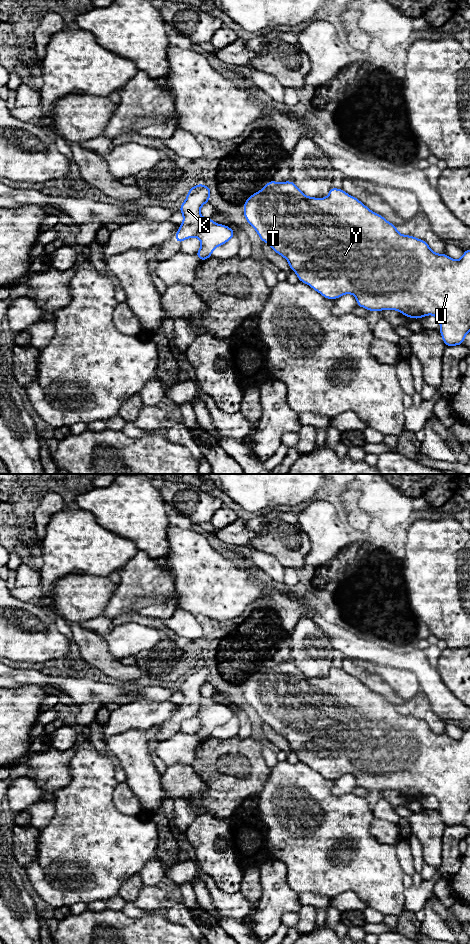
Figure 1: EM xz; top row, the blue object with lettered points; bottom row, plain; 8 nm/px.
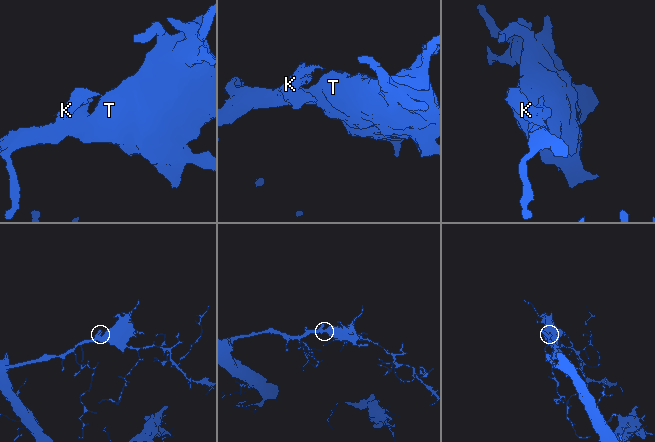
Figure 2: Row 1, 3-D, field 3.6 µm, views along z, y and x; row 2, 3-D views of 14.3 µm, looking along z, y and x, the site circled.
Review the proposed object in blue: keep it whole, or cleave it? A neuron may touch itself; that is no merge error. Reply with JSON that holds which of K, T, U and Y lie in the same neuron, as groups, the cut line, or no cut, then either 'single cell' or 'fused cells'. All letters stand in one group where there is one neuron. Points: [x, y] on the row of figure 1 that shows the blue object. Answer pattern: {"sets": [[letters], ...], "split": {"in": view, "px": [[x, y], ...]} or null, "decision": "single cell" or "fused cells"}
{"sets": [["K"], ["T", "U", "Y"]], "split": {"in": "xz", "px": [[201, 216], [199, 230], [194, 236]]}, "decision": "fused cells"}

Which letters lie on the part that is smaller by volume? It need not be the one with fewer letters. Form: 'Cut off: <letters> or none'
Cut off: K

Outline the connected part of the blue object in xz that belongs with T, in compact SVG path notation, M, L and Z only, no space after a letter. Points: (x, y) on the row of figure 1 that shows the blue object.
M271 180L244 202L243 214L248 224L264 241L284 257L300 282L308 284L326 299L335 300L352 294L357 306L369 311L397 310L419 319L434 315L439 320L440 334L446 346L463 345L470 331L470 250L459 260L437 254L428 243L410 235L402 235L395 225L371 211L360 200L342 189L331 187L325 198L306 196L295 184Z

